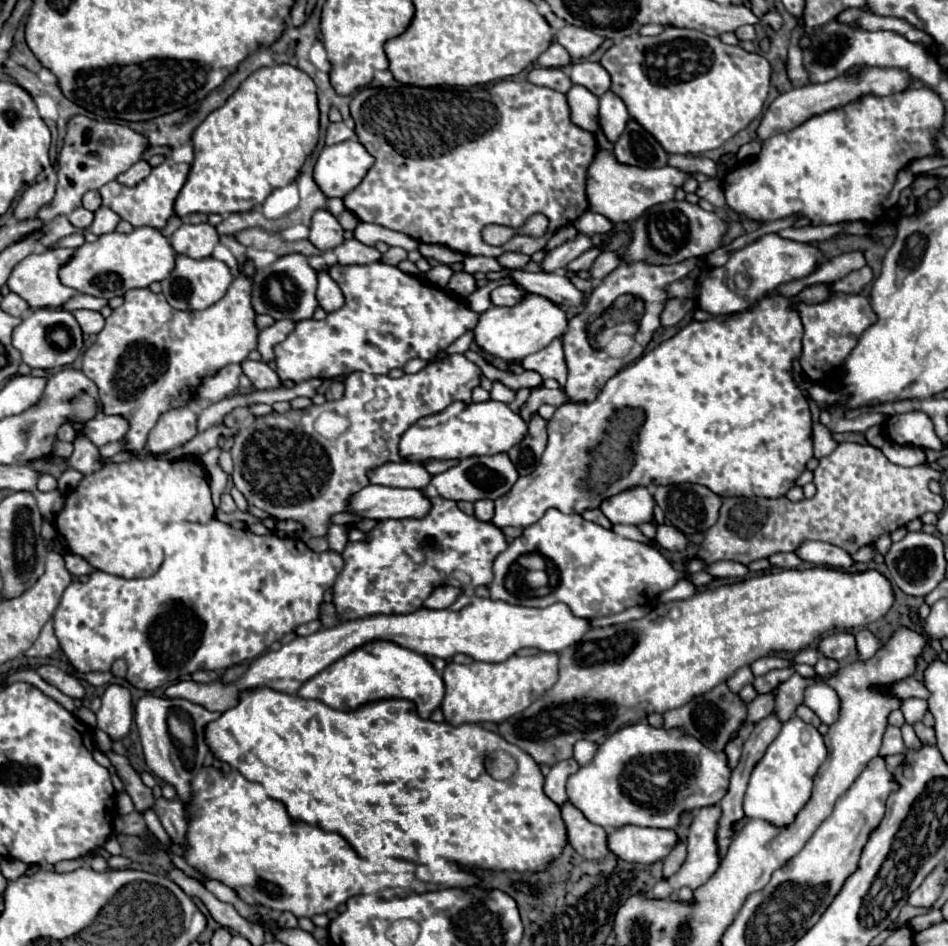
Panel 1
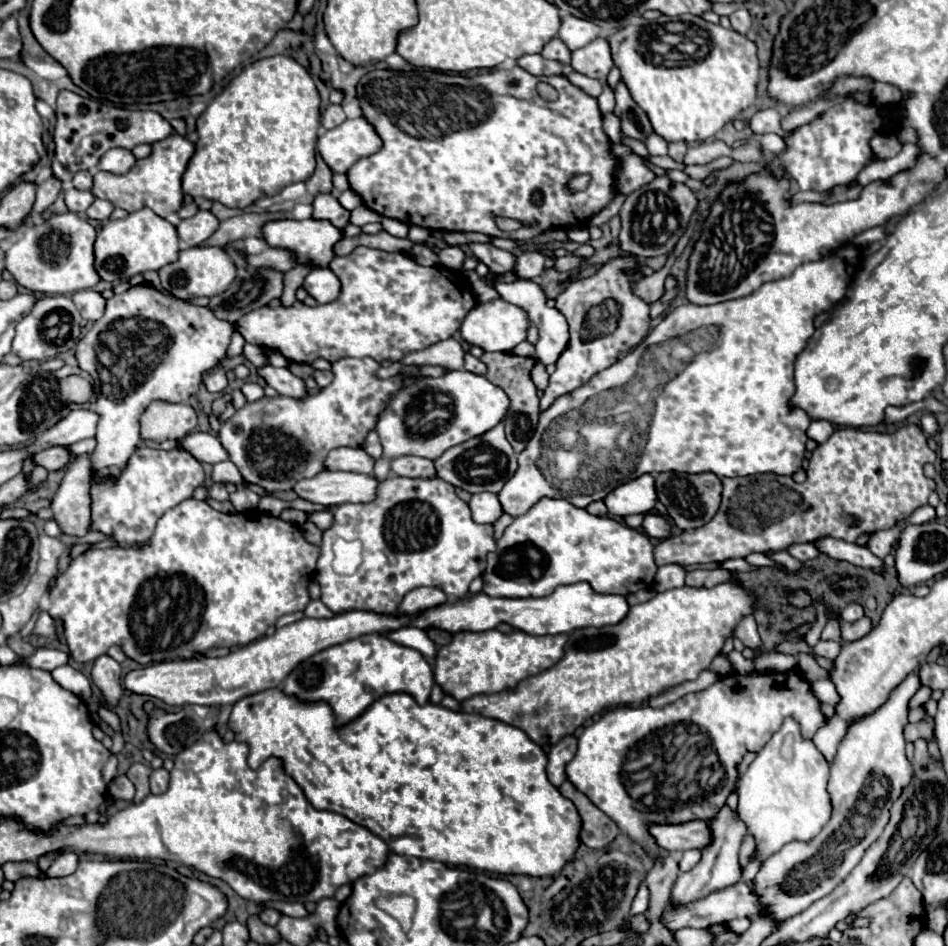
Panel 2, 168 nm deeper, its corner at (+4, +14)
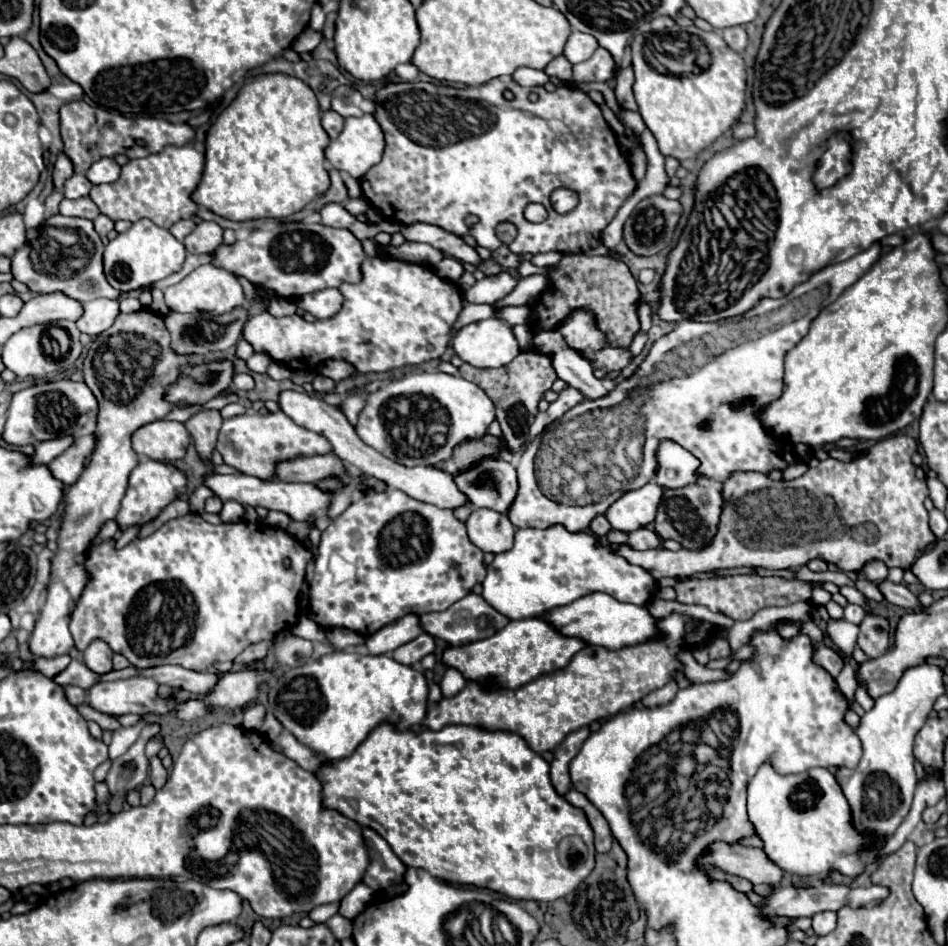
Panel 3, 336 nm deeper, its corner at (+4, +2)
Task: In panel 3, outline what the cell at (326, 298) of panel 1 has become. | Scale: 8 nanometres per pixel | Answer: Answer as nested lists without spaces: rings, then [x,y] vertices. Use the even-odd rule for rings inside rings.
[[[322,289],[308,295],[302,295],[298,299],[298,307],[312,313],[316,319],[328,319],[336,315],[342,307],[342,293],[338,289]]]

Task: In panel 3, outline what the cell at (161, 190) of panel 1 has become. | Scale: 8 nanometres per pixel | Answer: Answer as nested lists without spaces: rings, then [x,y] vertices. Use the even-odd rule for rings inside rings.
[[[168,145],[164,151],[156,155],[148,155],[144,159],[132,159],[122,167],[122,175],[114,183],[94,185],[90,191],[90,199],[98,205],[98,209],[110,217],[112,221],[126,219],[150,219],[158,227],[170,229],[180,219],[190,219],[198,205],[190,199],[192,191],[200,183],[204,169],[204,153],[198,153],[190,145]]]

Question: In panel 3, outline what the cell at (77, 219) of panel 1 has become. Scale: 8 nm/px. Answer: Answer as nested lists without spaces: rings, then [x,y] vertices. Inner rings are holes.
[[[80,197],[80,199],[64,199],[60,203],[60,213],[68,217],[82,217],[94,221],[100,211],[90,197]]]

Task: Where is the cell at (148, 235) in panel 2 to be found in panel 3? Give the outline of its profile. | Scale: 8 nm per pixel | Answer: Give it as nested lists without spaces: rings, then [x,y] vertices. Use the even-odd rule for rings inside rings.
[[[140,219],[132,227],[112,239],[104,249],[104,275],[106,281],[124,293],[138,291],[146,285],[152,285],[176,271],[180,271],[186,257],[184,245],[168,231],[154,225],[150,219]]]

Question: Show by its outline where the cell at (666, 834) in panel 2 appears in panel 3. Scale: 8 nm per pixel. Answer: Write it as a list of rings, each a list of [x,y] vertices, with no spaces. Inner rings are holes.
[[[714,843],[708,845],[702,855],[698,857],[700,865],[706,867],[716,867],[726,873],[738,875],[748,879],[750,883],[768,883],[776,885],[782,881],[784,871],[776,867],[762,849],[754,847],[742,847],[738,843]]]

